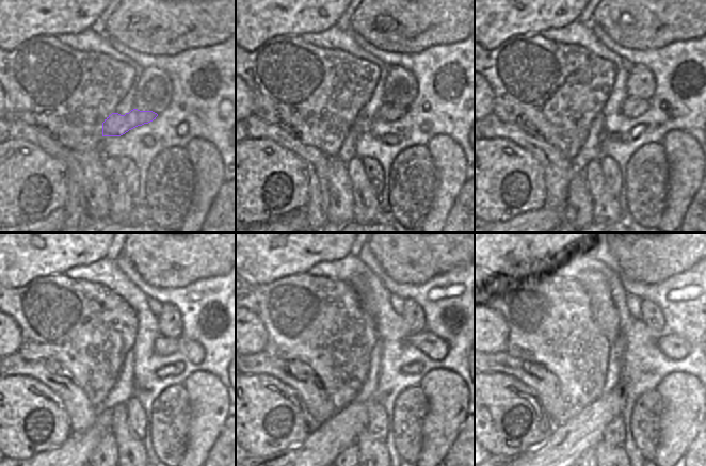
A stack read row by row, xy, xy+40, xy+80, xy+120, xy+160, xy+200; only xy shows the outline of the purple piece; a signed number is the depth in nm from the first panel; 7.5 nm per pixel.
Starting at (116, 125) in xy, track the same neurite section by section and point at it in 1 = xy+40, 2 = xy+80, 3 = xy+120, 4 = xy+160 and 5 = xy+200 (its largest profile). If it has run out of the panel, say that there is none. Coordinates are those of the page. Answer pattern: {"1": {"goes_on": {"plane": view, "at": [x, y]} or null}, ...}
{"1": {"goes_on": {"plane": "xy+40", "at": [388, 112]}}, "2": {"goes_on": {"plane": "xy+80", "at": [632, 108]}}, "3": {"goes_on": {"plane": "xy+120", "at": [163, 346]}}, "4": {"goes_on": {"plane": "xy+160", "at": [434, 347]}}, "5": {"goes_on": {"plane": "xy+200", "at": [675, 347]}}}

